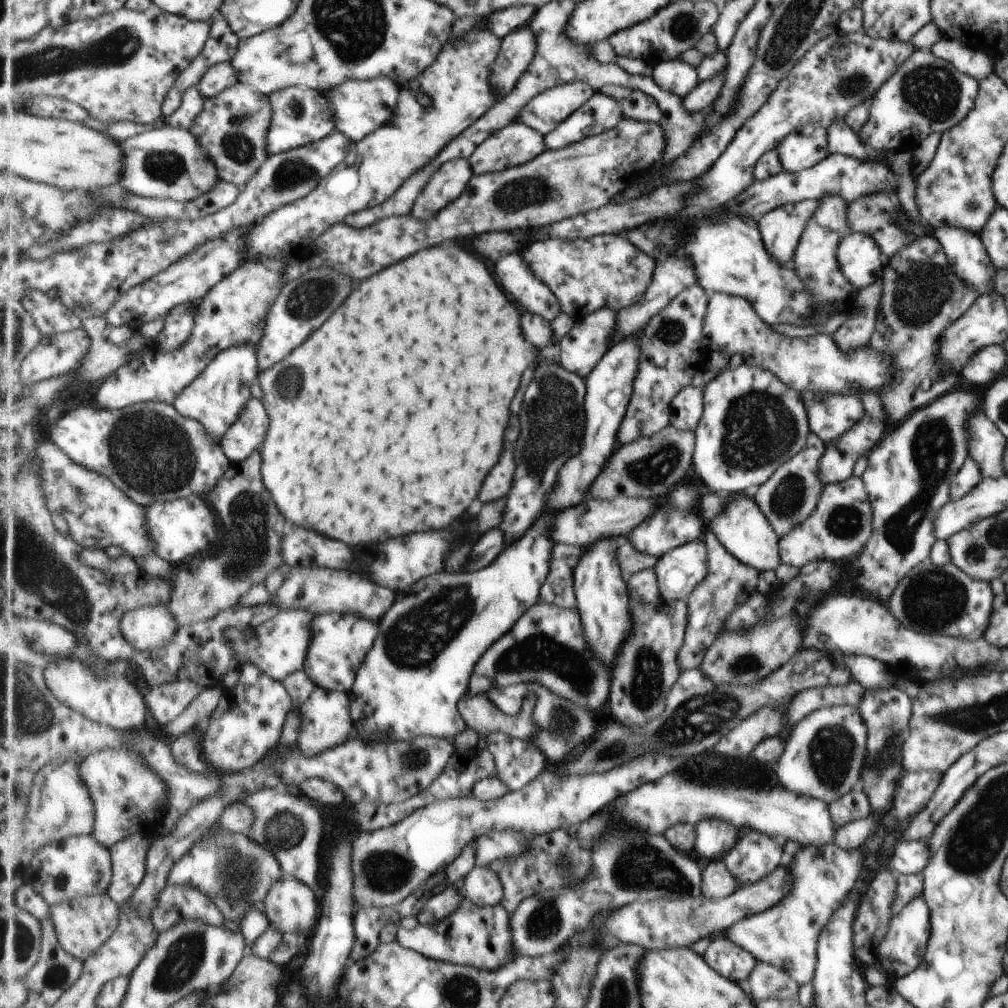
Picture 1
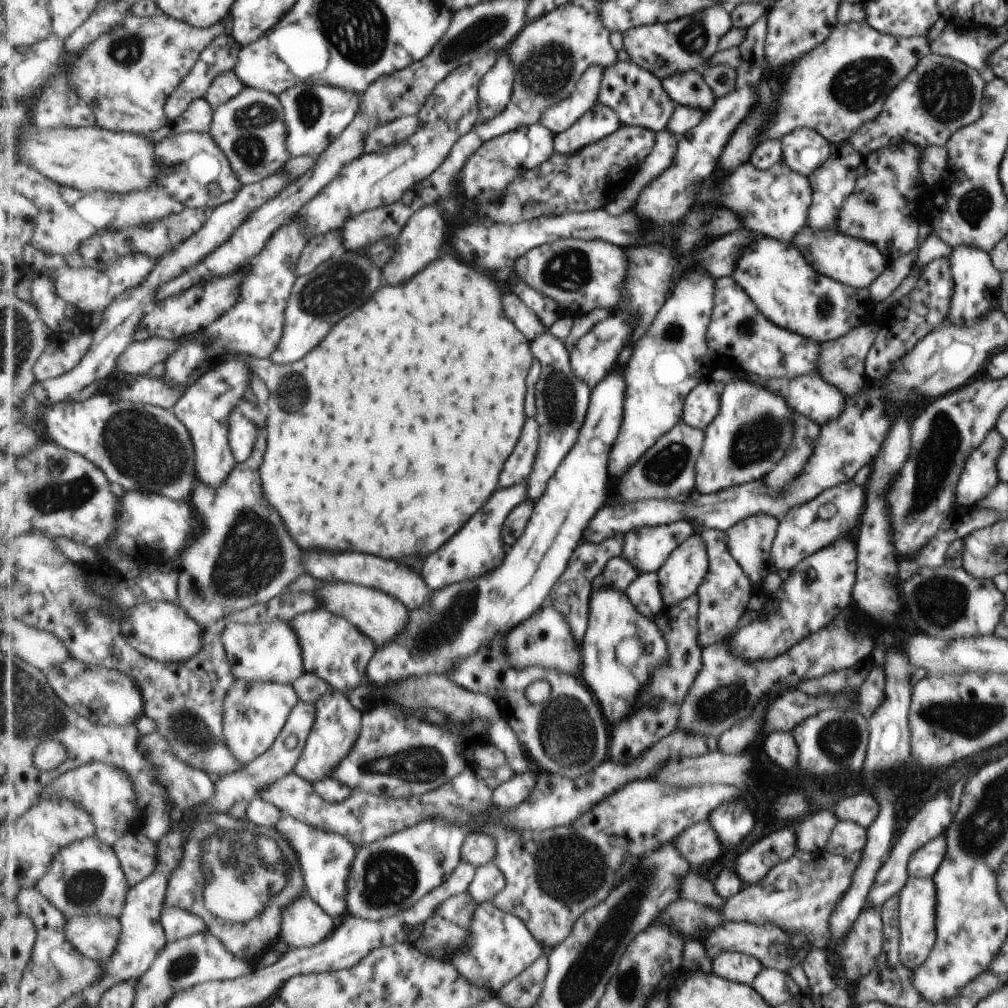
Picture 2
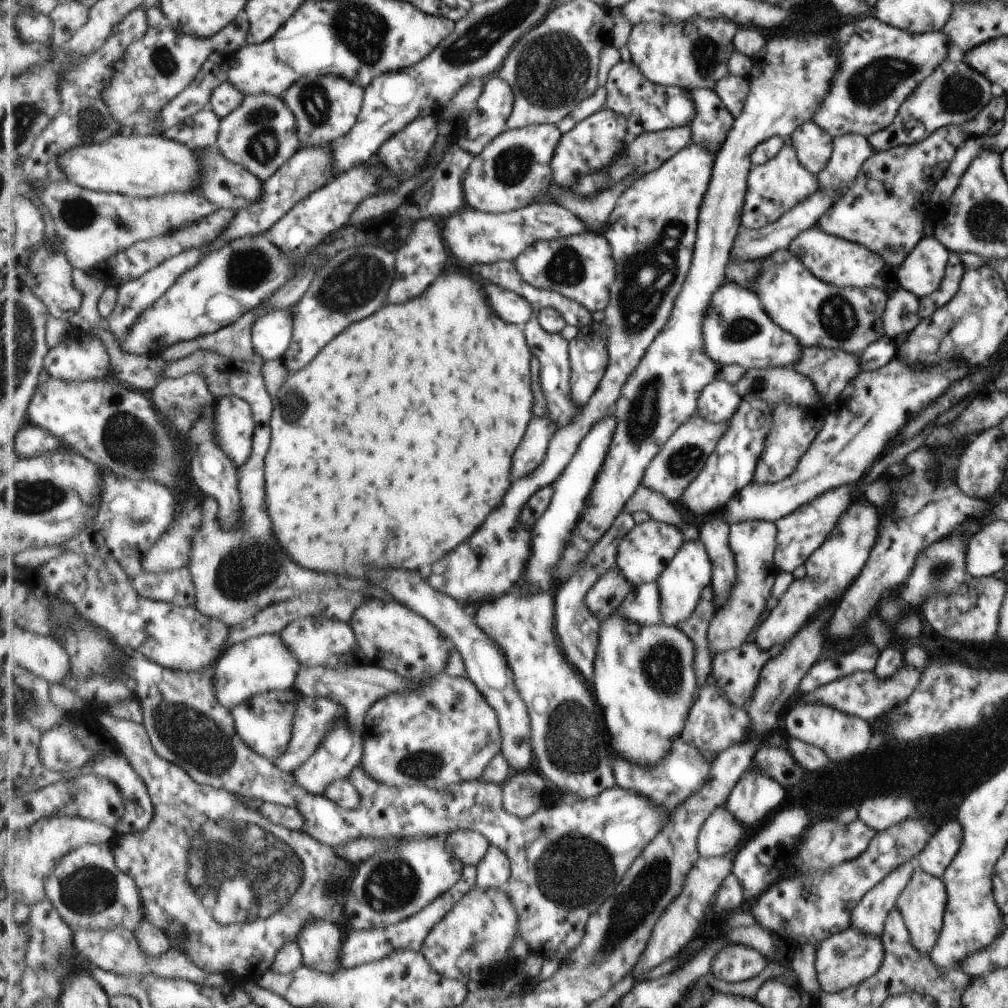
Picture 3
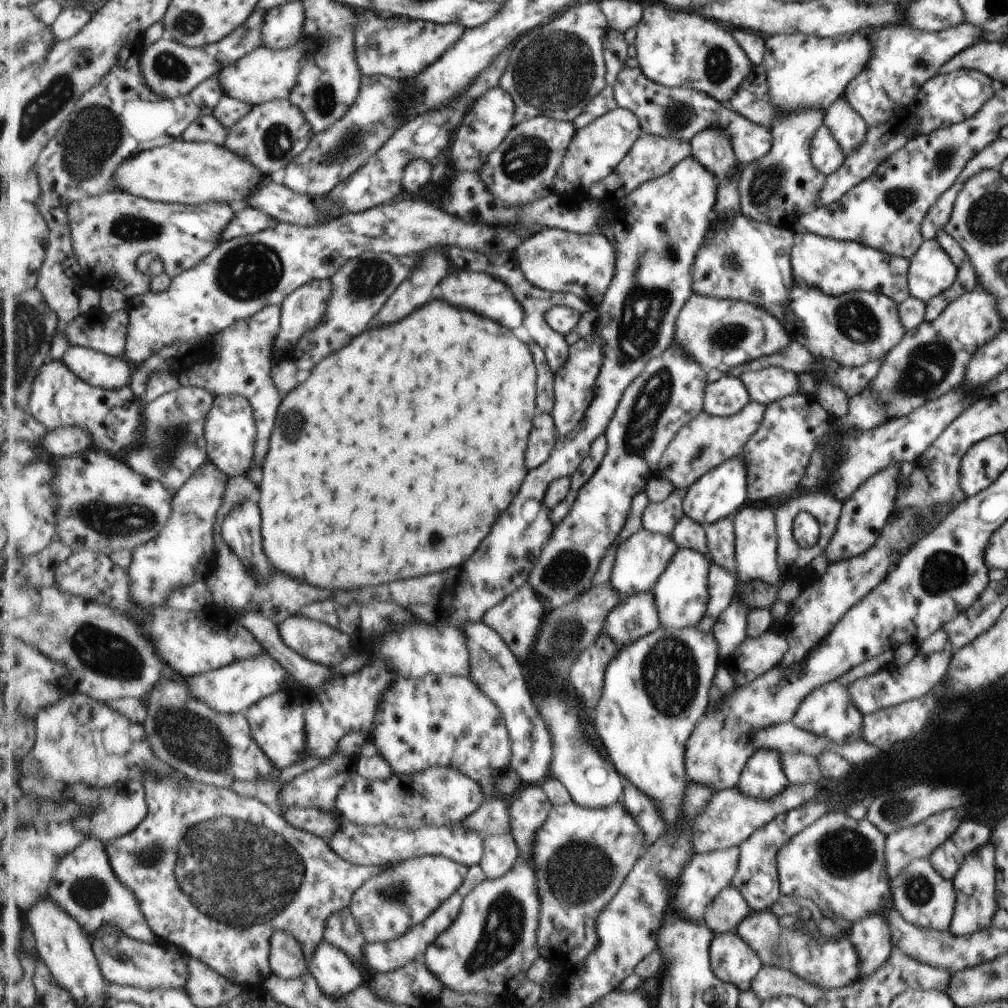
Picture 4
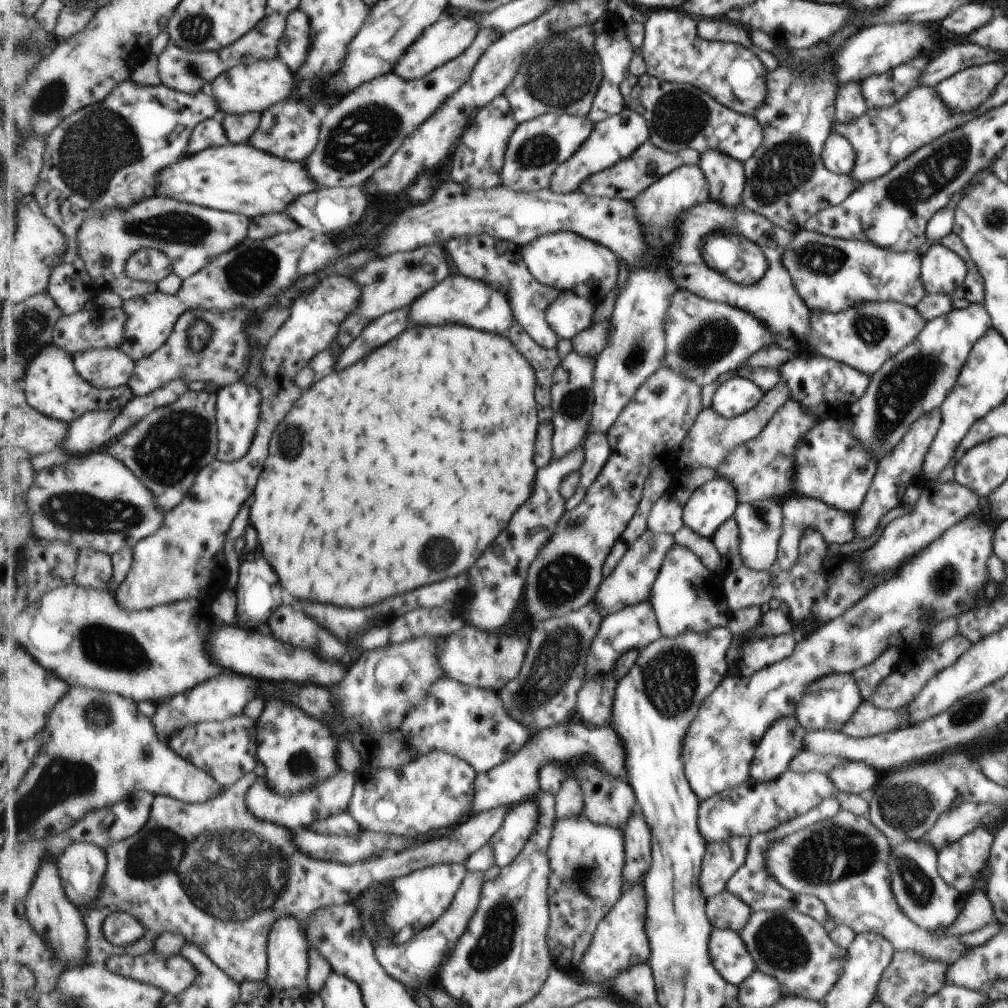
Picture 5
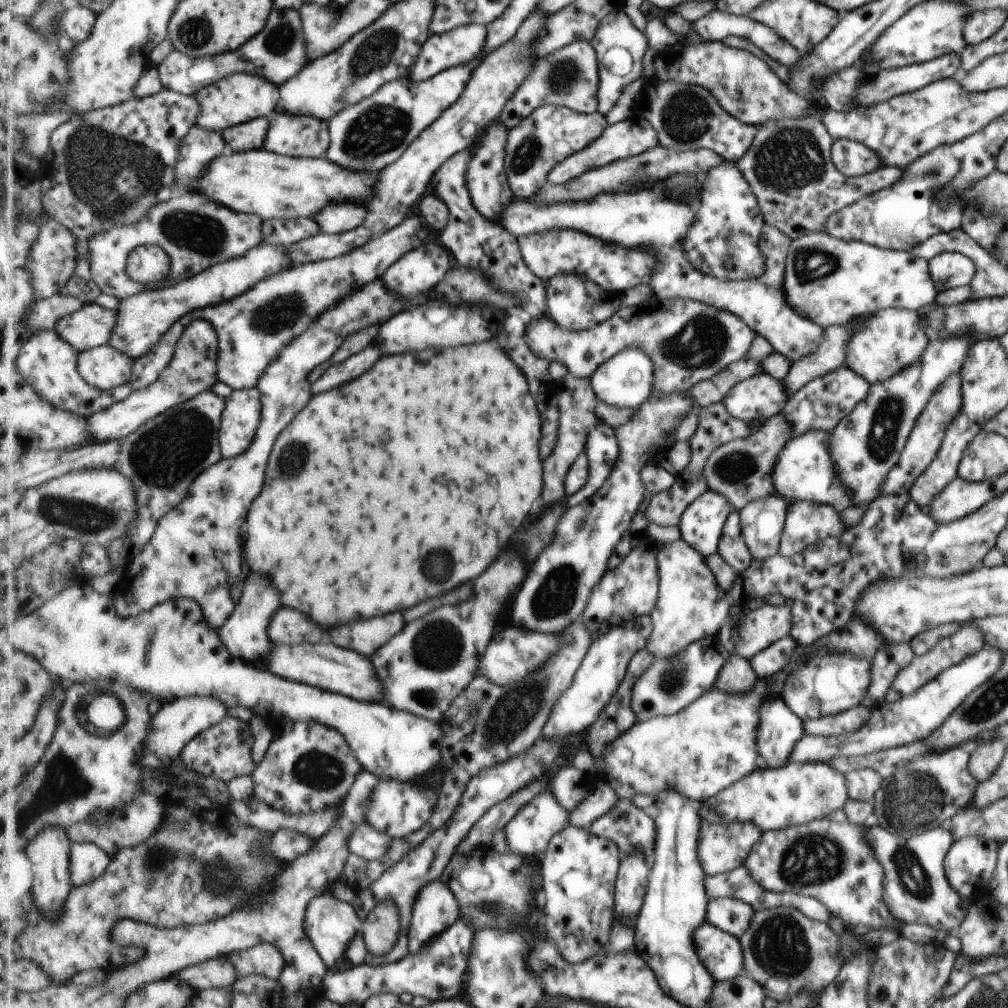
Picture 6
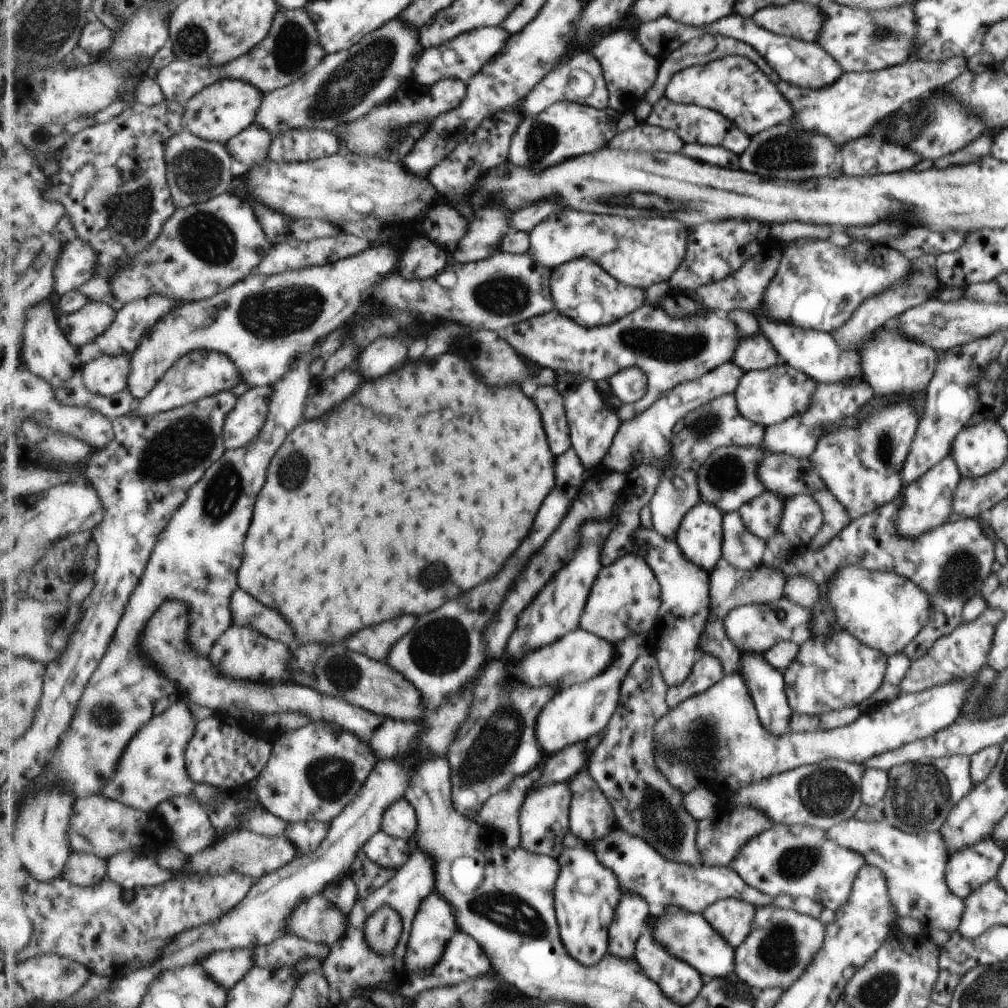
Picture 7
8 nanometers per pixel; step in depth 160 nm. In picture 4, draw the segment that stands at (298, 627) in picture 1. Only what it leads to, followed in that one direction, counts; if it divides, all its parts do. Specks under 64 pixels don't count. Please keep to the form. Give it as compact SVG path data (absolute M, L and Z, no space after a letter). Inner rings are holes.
M263 652L259 656L234 662L216 671L186 677L186 682L193 697L208 704L217 712L245 714L249 707L261 699L285 688L285 672L287 671L277 660L269 653Z

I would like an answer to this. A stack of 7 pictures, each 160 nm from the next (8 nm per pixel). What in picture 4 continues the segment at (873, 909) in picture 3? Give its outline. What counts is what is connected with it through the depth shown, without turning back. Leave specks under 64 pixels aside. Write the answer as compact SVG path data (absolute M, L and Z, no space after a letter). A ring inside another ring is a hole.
M883 914L869 915L854 922L847 930L847 939L858 956L857 980L871 976L892 951L890 930Z

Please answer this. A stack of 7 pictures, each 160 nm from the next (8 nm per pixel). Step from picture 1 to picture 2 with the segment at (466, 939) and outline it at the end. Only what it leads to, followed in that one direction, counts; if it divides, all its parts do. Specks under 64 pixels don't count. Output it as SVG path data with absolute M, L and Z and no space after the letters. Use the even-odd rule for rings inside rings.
M487 901L477 907L470 928L470 938L450 957L449 962L453 963L461 976L471 984L499 996L503 987L523 974L542 956L543 944L533 936L522 920Z

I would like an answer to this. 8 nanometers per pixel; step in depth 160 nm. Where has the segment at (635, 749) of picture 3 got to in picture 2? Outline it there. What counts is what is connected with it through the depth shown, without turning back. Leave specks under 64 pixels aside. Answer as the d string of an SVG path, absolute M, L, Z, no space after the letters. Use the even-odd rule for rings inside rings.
M597 583L590 602L590 621L582 644L580 675L593 689L611 724L619 724L633 712L635 700L650 684L654 671L669 662L669 643L655 618L643 616L627 592Z

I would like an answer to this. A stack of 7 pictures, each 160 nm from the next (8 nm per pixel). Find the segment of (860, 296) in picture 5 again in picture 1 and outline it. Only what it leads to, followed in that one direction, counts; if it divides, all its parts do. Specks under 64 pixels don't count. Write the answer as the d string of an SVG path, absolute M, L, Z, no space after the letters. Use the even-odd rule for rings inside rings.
M848 231L839 240L835 255L841 272L855 290L868 287L882 276L884 258L876 241L866 234Z

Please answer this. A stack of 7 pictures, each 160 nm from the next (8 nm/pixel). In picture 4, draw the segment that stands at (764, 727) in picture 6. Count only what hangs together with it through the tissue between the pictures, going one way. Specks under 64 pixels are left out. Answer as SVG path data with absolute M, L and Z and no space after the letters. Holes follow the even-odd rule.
M756 749L740 772L736 786L742 795L767 800L779 794L787 784L780 753L771 749Z

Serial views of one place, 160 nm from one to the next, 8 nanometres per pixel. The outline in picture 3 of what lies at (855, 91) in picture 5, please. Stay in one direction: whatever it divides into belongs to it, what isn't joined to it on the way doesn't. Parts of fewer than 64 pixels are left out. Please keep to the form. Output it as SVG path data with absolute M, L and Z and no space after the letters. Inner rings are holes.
M857 133L832 137L832 154L827 166L816 176L818 188L826 193L845 192L859 175L864 162L873 153L866 137Z

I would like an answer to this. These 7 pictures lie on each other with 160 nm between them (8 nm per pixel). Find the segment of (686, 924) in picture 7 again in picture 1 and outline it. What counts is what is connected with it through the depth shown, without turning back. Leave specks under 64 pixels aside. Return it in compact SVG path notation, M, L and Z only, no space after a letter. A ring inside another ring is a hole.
M722 934L711 940L703 956L705 960L709 960L709 964L713 964L713 968L717 968L722 977L736 982L747 979L757 963L752 953L737 946Z

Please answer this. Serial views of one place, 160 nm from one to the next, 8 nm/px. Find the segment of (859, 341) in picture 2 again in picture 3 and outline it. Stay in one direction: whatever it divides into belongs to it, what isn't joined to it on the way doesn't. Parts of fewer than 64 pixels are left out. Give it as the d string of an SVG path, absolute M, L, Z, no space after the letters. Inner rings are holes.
M803 347L801 356L791 367L812 381L816 393L820 396L824 405L831 404L835 398L839 398L844 390L847 389L847 384L851 383L861 371L857 355L852 355L842 350L817 347Z

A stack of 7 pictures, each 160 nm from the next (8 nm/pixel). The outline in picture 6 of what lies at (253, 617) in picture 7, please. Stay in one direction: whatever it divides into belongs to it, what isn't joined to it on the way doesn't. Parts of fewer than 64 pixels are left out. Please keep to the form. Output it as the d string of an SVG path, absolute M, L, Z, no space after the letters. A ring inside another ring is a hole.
M279 608L275 612L268 633L272 642L277 645L298 645L307 640L317 643L321 638L321 628L315 626L301 612L291 608Z

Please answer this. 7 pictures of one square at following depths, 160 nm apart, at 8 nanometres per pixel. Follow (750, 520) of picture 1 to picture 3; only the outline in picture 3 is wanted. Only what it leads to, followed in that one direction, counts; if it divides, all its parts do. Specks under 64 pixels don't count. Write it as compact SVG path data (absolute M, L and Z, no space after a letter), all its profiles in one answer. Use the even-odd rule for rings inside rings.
M743 521L728 525L728 543L735 554L737 582L733 586L729 598L719 605L709 621L706 630L706 647L710 660L720 652L740 647L750 639L759 614L765 610L765 600L770 595L771 585L780 569L771 564L771 554L776 550L776 526L774 522Z

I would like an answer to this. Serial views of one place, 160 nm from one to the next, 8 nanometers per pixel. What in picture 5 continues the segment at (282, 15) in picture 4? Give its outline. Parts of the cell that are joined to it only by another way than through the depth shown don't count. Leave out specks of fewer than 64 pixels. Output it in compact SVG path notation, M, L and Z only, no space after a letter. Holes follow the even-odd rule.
M295 9L288 15L289 30L279 43L278 56L292 70L299 70L309 56L312 47L312 20L303 9Z

